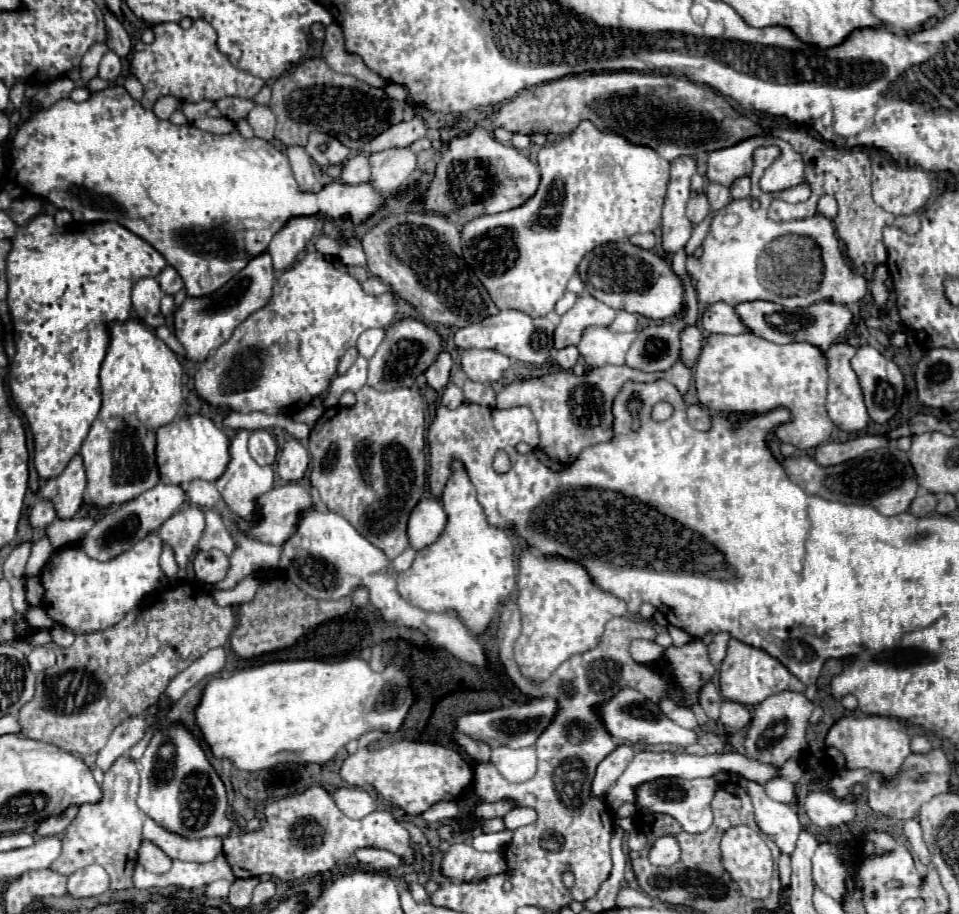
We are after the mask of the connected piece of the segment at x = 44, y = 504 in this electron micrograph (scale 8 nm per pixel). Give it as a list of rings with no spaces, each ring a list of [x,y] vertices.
[[[38,501],[32,507],[30,517],[28,517],[28,521],[34,529],[46,529],[54,519],[56,519],[56,515],[54,515],[54,507],[50,501]]]

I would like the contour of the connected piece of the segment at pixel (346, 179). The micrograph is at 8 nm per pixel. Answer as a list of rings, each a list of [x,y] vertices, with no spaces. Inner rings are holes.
[[[356,155],[356,157],[350,157],[344,161],[342,175],[340,175],[342,183],[360,185],[360,183],[368,181],[368,177],[370,177],[370,165],[364,155]]]

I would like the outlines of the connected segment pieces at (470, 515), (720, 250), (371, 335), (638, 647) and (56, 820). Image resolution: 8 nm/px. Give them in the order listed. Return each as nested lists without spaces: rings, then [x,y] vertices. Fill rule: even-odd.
[[[460,463],[452,465],[452,477],[442,493],[442,505],[448,513],[444,533],[436,543],[416,553],[412,567],[402,573],[404,587],[419,608],[454,615],[474,635],[480,635],[492,621],[498,603],[514,591],[514,547],[506,531],[488,525],[484,509],[476,501],[476,489]]]
[[[776,145],[770,147],[760,147],[754,153],[754,169],[752,169],[752,189],[758,191],[758,195],[750,195],[748,199],[732,201],[720,211],[714,213],[714,219],[710,223],[708,235],[702,243],[704,253],[700,257],[688,257],[686,261],[686,271],[690,277],[696,281],[696,291],[698,291],[698,301],[702,305],[710,303],[728,303],[728,305],[738,305],[744,301],[772,301],[778,303],[786,309],[796,309],[796,307],[808,307],[820,301],[832,301],[838,305],[848,305],[848,303],[858,303],[866,295],[866,279],[856,275],[850,265],[844,261],[838,237],[834,233],[834,223],[826,219],[824,215],[816,213],[814,217],[802,219],[802,221],[790,221],[790,223],[776,223],[768,219],[768,207],[776,199],[776,193],[764,193],[758,187],[758,181],[764,173],[766,167],[774,163],[774,159],[780,155],[780,149]],[[758,199],[760,209],[754,211],[750,201]]]
[[[368,329],[368,331],[364,331],[360,335],[360,339],[358,339],[358,345],[356,345],[358,347],[358,353],[362,357],[370,359],[376,353],[378,345],[384,341],[384,335],[386,335],[384,329]]]
[[[638,639],[638,641],[634,641],[634,643],[630,645],[630,653],[632,653],[632,657],[634,657],[638,663],[654,665],[654,663],[660,663],[660,661],[662,661],[664,647],[660,647],[658,643],[652,643],[652,641]]]
[[[72,805],[72,807],[68,807],[62,815],[58,815],[58,817],[48,817],[46,821],[42,821],[40,827],[36,829],[36,833],[38,833],[38,835],[62,835],[62,833],[66,831],[66,827],[74,821],[76,813],[78,813],[78,807]]]

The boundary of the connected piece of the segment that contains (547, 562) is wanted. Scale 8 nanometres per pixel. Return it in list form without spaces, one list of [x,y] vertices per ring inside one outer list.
[[[530,549],[520,557],[518,607],[522,613],[522,633],[514,645],[514,659],[520,673],[536,685],[548,681],[568,657],[594,649],[602,637],[604,625],[612,617],[628,613],[626,603],[600,591],[582,565],[562,557],[538,559]]]

